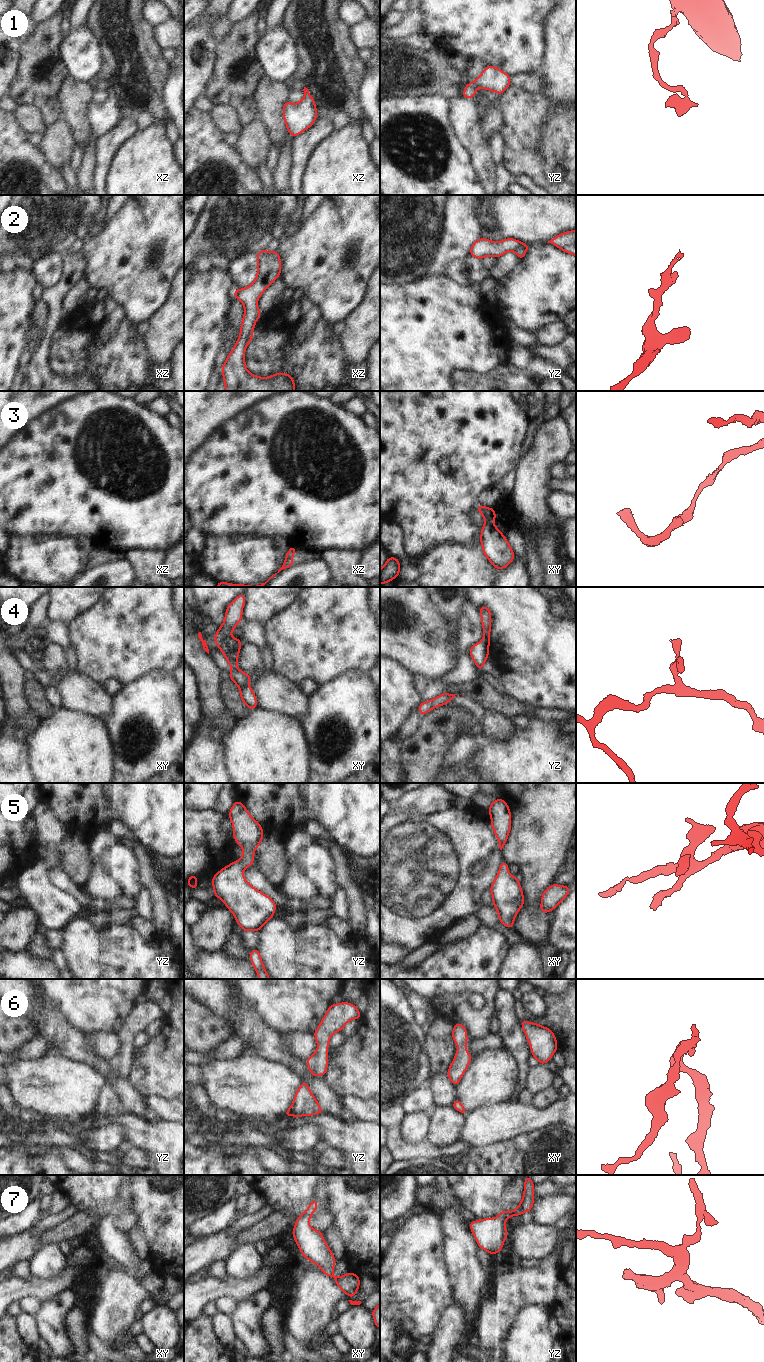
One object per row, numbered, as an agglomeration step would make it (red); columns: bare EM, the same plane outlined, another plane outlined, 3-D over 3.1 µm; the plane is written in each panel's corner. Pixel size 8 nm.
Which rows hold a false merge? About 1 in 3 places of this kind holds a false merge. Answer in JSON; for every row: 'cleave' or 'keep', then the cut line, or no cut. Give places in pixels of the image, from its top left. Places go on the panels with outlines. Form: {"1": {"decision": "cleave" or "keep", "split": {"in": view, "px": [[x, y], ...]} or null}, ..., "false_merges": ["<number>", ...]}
{"1": {"decision": "keep", "split": null}, "2": {"decision": "keep", "split": null}, "3": {"decision": "cleave", "split": {"in": "xy", "px": [[485, 523], [492, 524]]}}, "4": {"decision": "cleave", "split": {"in": "xy", "px": [[229, 636], [219, 646]]}}, "5": {"decision": "keep", "split": null}, "6": {"decision": "keep", "split": null}, "7": {"decision": "keep", "split": null}, "false_merges": ["3", "4"]}

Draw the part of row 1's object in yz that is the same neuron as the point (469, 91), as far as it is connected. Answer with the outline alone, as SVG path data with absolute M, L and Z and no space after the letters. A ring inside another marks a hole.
M488 65L477 79L465 86L462 97L474 98L477 88L487 89L502 95L505 89L510 87L510 81L511 77L504 71Z

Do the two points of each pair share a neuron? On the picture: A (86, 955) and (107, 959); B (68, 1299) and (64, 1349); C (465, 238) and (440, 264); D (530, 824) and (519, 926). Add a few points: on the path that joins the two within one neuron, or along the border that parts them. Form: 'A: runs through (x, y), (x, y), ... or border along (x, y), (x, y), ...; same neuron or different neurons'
A: border along (99, 933), (99, 965), (102, 968); different neurons
B: runs through (57, 1311), (57, 1337); same neuron
C: runs through (458, 244), (445, 257); same neuron
D: runs through (532, 849), (532, 901); same neuron

